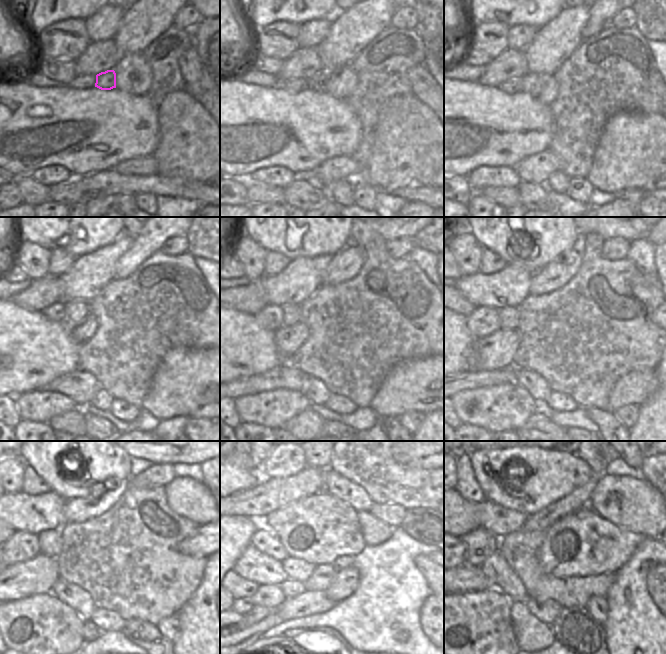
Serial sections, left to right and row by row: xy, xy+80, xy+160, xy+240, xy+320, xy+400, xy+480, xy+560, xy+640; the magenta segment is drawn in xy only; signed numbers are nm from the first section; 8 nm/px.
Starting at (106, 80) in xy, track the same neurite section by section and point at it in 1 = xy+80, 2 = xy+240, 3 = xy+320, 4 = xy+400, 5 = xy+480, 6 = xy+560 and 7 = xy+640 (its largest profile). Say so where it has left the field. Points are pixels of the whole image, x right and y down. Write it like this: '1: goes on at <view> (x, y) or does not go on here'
1: goes on at xy+80 (318, 82)
2: goes on at xy+240 (76, 310)
3: goes on at xy+320 (292, 313)
4: goes on at xy+400 (509, 317)
5: goes on at xy+480 (50, 541)
6: goes on at xy+560 (266, 542)
7: goes on at xy+640 (480, 543)

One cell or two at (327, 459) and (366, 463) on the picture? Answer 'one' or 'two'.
two

